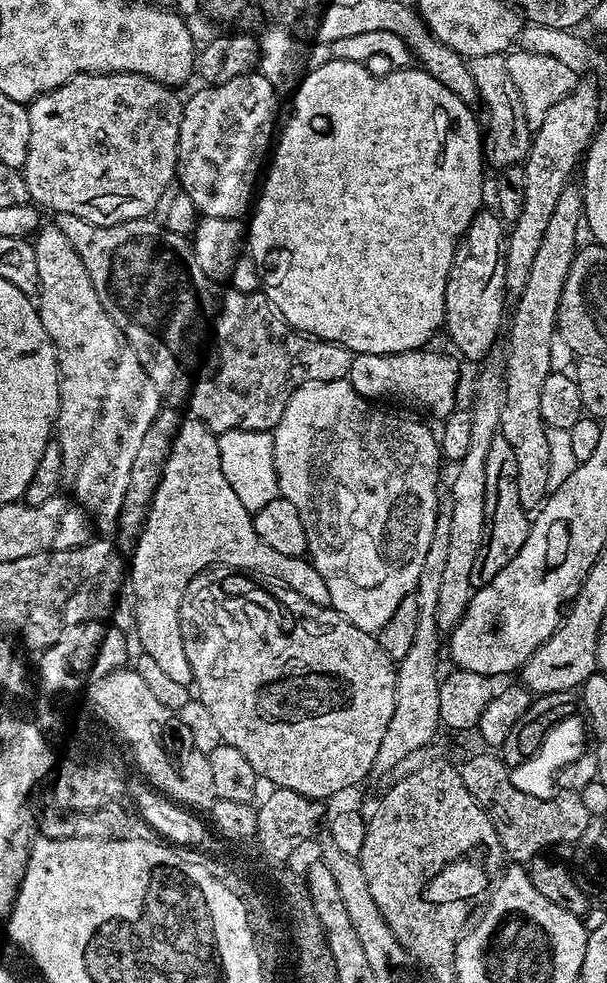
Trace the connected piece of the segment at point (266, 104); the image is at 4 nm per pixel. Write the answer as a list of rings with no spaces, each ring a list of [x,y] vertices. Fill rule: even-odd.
[[[259,71],[201,89],[184,104],[178,182],[190,194],[201,217],[234,220],[243,217],[253,203],[254,189],[274,136],[272,119],[278,97],[274,86]]]

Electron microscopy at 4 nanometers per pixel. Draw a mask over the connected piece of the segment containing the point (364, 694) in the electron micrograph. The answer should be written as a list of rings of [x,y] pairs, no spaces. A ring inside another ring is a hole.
[[[223,566],[199,572],[190,582],[190,586],[186,586],[186,594],[180,607],[180,629],[182,642],[186,646],[186,658],[190,658],[195,695],[214,717],[221,741],[240,751],[246,762],[254,766],[257,777],[264,779],[265,776],[269,785],[289,788],[312,800],[324,802],[327,801],[327,796],[338,795],[343,788],[358,783],[368,771],[371,773],[375,769],[378,746],[382,746],[382,738],[385,737],[390,718],[394,714],[396,664],[384,653],[379,639],[373,633],[354,626],[354,622],[350,622],[331,606],[315,604],[302,598],[302,594],[290,590],[284,584],[265,582],[247,572],[229,570]]]

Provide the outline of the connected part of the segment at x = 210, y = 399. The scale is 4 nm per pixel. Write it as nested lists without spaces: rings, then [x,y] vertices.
[[[65,212],[55,213],[54,223],[58,230],[70,240],[70,246],[78,250],[78,258],[82,258],[82,266],[86,266],[86,274],[90,274],[90,282],[94,286],[94,294],[98,294],[98,302],[114,318],[118,330],[130,342],[134,354],[138,354],[138,362],[150,374],[150,382],[160,391],[161,397],[168,400],[173,409],[183,410],[187,415],[200,420],[217,434],[229,432],[230,430],[242,430],[243,432],[271,432],[275,428],[278,418],[282,418],[282,410],[286,410],[286,402],[290,402],[290,394],[298,390],[306,382],[330,382],[331,380],[343,380],[348,375],[352,365],[353,352],[346,346],[335,344],[333,340],[320,340],[317,336],[309,336],[298,332],[281,318],[276,307],[265,296],[263,291],[239,292],[228,287],[227,284],[217,284],[216,281],[206,275],[202,266],[198,266],[198,258],[192,249],[191,239],[182,234],[170,234],[162,226],[158,226],[155,219],[145,218],[143,220],[127,220],[114,226],[98,226],[86,222],[86,218],[78,218],[78,214],[66,214]]]

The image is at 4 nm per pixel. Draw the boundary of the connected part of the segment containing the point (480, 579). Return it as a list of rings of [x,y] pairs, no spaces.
[[[497,434],[494,442],[490,442],[490,451],[486,454],[486,522],[484,523],[484,541],[478,550],[478,558],[474,558],[474,570],[470,570],[470,582],[473,589],[489,584],[522,550],[528,537],[530,516],[518,502],[518,458],[514,458],[514,450],[506,438]]]

